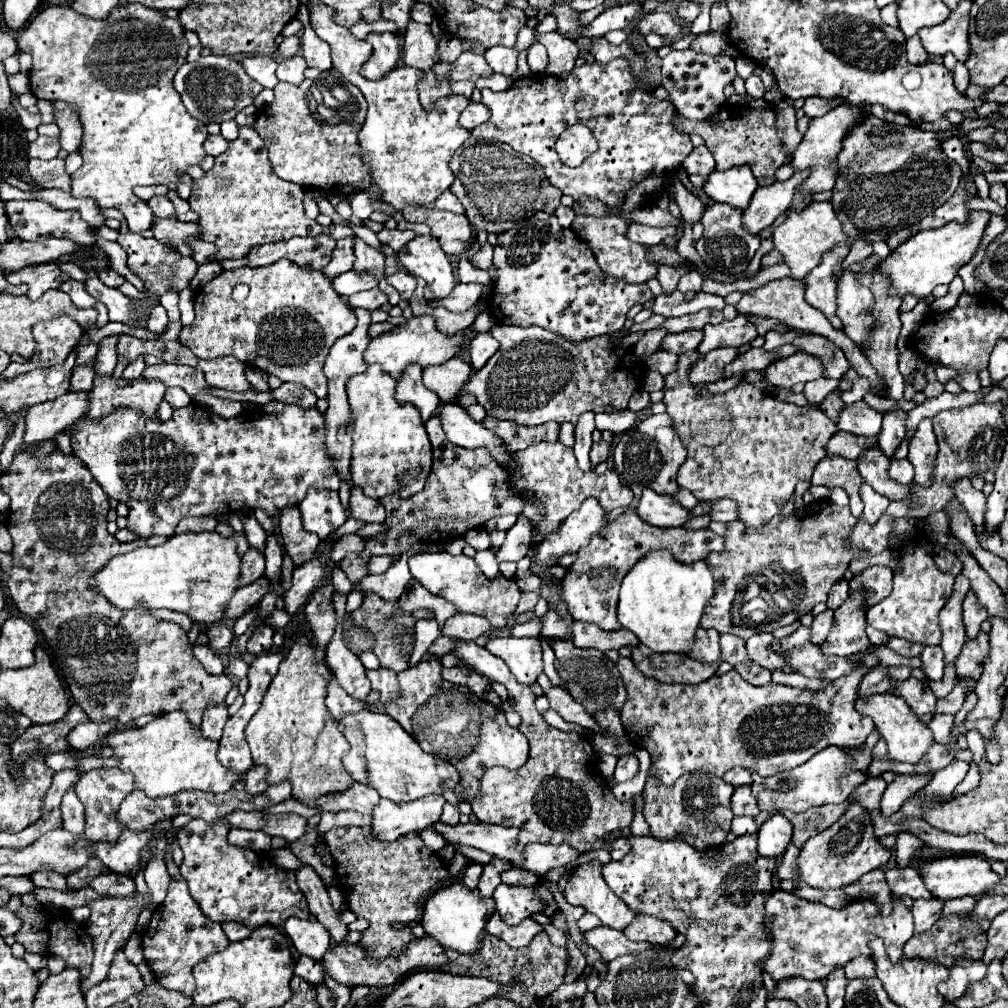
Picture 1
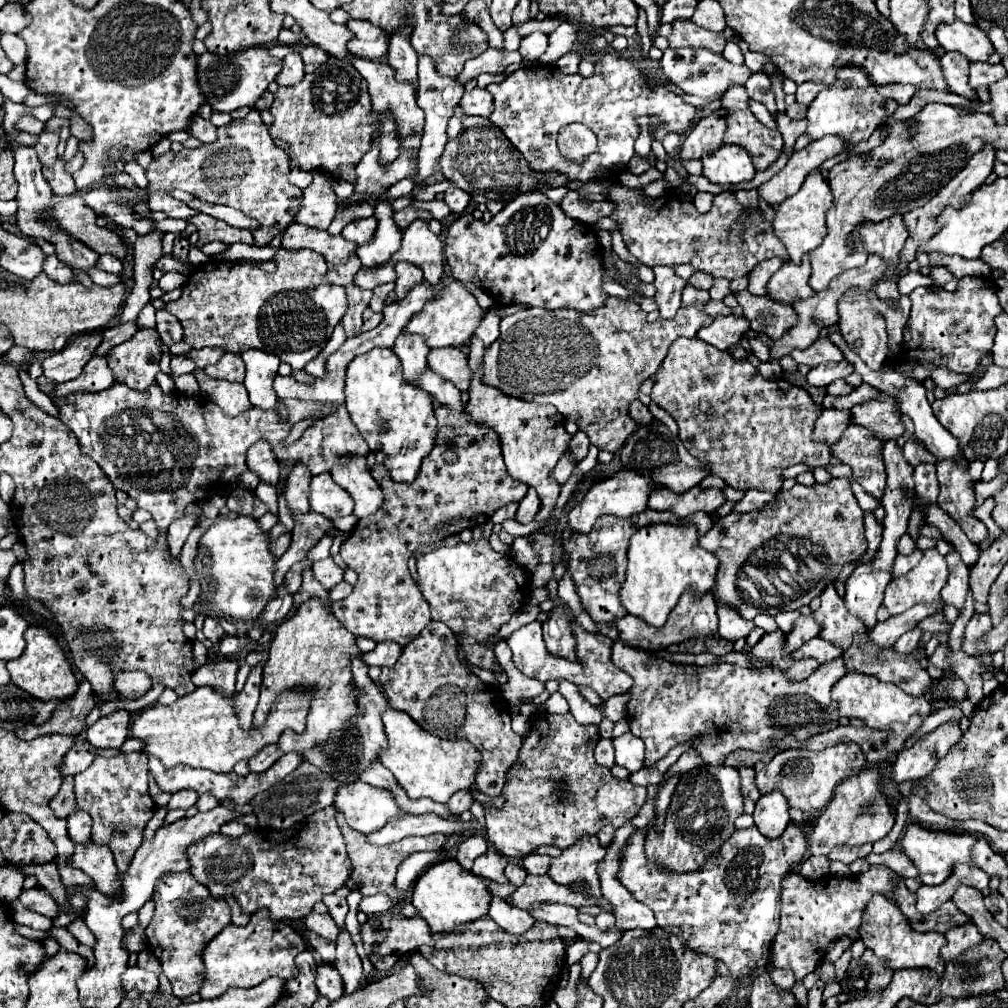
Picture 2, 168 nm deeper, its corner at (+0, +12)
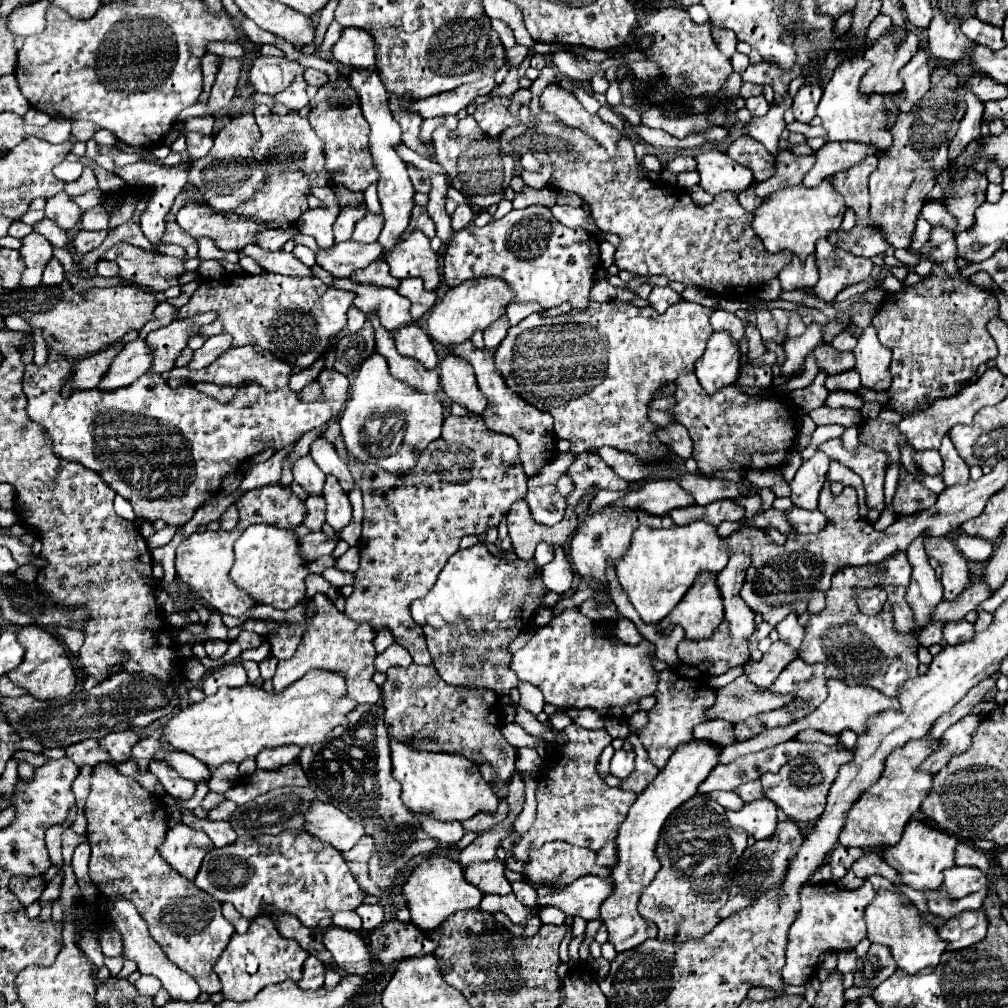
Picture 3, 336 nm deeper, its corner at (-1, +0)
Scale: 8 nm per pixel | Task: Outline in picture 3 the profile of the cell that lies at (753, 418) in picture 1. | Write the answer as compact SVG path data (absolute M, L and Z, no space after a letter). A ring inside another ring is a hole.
M689 372L689 374L679 376L679 380L677 380L675 400L677 400L677 404L673 408L673 414L677 416L677 422L689 430L693 444L695 444L693 458L695 458L699 470L705 474L711 474L721 468L731 468L733 462L737 462L743 470L749 470L749 468L767 470L767 468L781 466L781 462L785 462L785 458L793 446L793 440L797 438L797 424L795 424L795 420L789 418L789 410L785 410L785 408L789 408L789 404L779 398L747 396L747 394L739 392L737 386L721 388L717 394L711 396L701 388L697 376L693 372Z

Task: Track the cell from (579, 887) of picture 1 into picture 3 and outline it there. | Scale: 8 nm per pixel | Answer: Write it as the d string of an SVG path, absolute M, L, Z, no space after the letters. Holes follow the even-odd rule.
M549 842L541 848L529 850L529 858L523 864L523 874L533 884L571 884L585 874L609 876L611 870L597 866L597 852L579 848L567 842Z

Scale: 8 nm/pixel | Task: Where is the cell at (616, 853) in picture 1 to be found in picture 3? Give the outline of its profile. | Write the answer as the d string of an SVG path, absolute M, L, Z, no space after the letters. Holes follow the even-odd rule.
M607 842L607 846L597 854L597 860L599 860L599 866L613 868L617 864L617 848L615 848L615 842Z

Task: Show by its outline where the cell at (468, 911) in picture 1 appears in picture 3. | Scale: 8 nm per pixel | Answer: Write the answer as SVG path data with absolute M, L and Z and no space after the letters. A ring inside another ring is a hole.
M431 856L415 864L411 876L403 884L403 898L411 912L411 922L423 932L427 932L441 926L447 920L447 916L451 916L457 910L479 908L479 900L483 898L483 894L465 880L463 868L455 860L443 856Z

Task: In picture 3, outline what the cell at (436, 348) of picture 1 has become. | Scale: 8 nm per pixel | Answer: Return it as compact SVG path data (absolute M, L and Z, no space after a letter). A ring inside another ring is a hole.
M481 276L475 280L467 280L455 288L451 288L445 298L431 310L427 318L427 334L441 344L443 348L461 344L471 338L471 334L479 328L485 330L491 322L495 322L499 316L505 314L505 308L515 300L513 290L503 284L497 276Z

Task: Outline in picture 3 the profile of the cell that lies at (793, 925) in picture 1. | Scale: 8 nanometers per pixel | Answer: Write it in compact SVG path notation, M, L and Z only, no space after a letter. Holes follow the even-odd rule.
M821 882L819 886L805 884L801 888L801 912L789 928L787 962L781 972L783 982L793 986L807 984L817 970L821 954L831 950L853 950L867 936L863 910L873 900L873 896L871 882L865 882L859 890L843 890L833 882Z

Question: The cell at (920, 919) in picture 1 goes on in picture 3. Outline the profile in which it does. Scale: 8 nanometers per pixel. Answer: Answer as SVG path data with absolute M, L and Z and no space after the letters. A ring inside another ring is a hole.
M951 866L943 872L943 886L949 890L951 898L963 898L981 888L987 888L987 876L975 866Z

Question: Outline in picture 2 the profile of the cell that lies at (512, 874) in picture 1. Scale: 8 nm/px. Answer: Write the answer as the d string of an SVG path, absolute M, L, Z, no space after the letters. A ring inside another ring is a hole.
M508 864L506 866L506 870L504 870L504 874L506 874L506 878L512 882L512 884L522 884L522 880L528 876L528 872L526 872L526 868L522 868L522 866L518 866L518 864Z

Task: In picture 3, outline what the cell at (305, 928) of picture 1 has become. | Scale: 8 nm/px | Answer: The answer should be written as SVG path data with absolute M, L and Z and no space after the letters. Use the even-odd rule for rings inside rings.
M331 926L325 930L323 942L341 970L349 974L369 974L373 970L373 956L359 932Z

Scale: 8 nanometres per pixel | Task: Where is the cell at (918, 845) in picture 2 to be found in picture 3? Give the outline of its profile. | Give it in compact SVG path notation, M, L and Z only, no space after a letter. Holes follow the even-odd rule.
M909 820L899 844L883 846L883 858L887 860L887 864L891 864L891 868L897 870L905 886L911 886L915 890L939 888L943 882L943 870L953 866L955 844L957 844L955 836L949 836L937 828L931 828L919 820Z

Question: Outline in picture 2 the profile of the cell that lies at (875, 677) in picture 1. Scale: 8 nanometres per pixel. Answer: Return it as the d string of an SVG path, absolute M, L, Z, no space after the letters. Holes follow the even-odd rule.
M918 628L906 632L900 640L896 640L896 644L894 644L894 652L896 652L896 654L904 654L904 656L908 656L908 654L918 646L920 636L922 636L922 632L918 632Z

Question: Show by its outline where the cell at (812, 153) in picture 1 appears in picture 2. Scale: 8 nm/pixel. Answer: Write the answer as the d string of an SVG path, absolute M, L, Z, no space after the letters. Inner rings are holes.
M846 68L846 72L842 72L842 80L854 80L854 84L850 84L850 88L842 88L842 84L834 84L834 88L824 88L808 106L806 134L810 136L810 140L818 140L826 134L840 136L846 142L844 152L850 154L854 146L868 140L872 132L878 128L878 124L888 114L893 114L899 105L894 99L878 94L874 84L870 84L870 80L866 80L866 76L858 72L858 68Z

